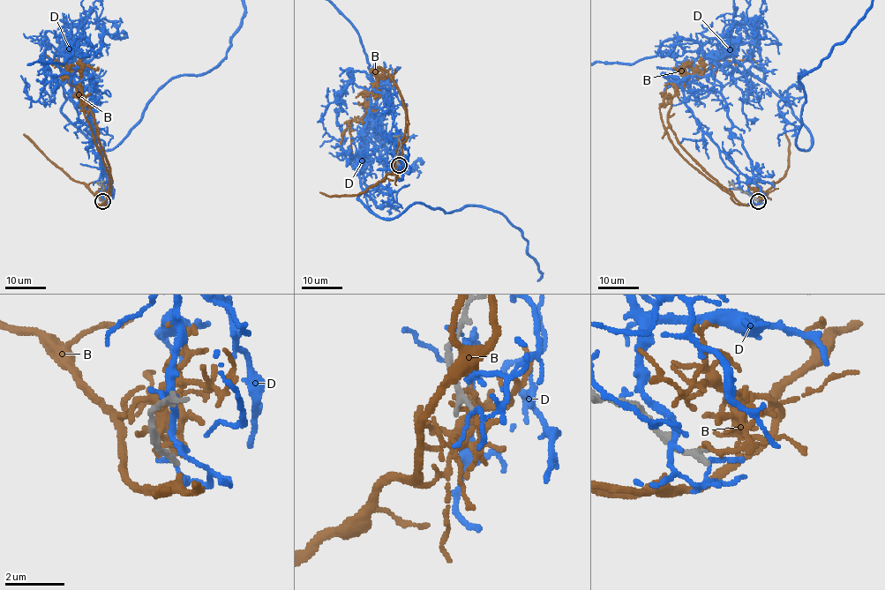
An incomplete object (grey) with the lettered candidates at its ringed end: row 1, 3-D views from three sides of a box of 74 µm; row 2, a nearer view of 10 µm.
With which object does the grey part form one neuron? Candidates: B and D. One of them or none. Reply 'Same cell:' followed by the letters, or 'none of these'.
Same cell: none of these

